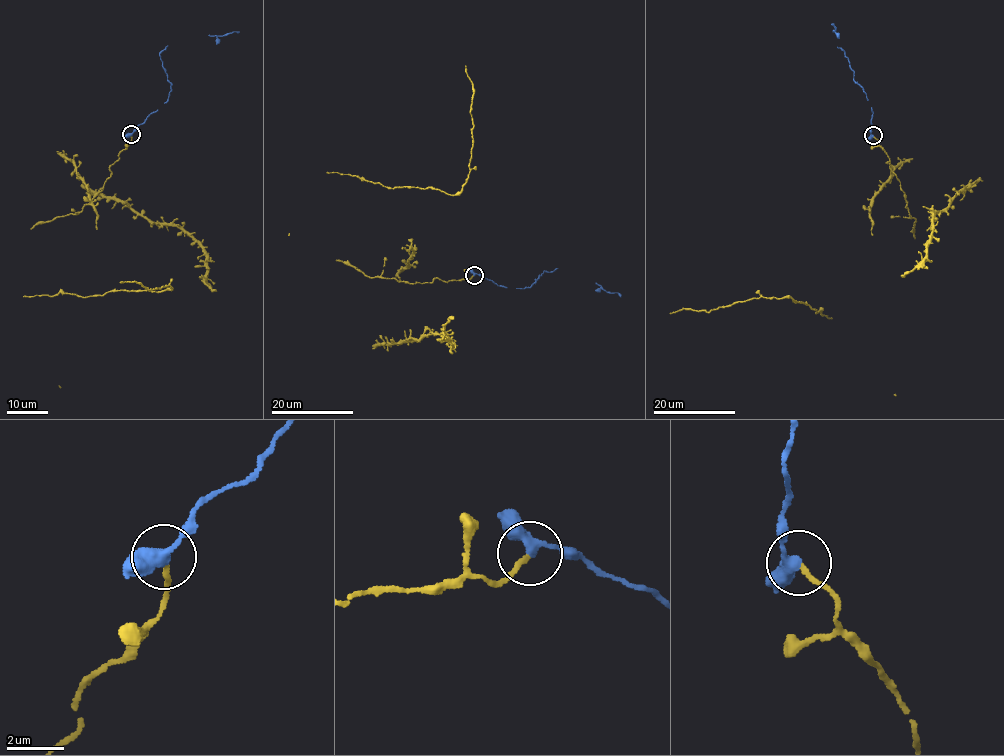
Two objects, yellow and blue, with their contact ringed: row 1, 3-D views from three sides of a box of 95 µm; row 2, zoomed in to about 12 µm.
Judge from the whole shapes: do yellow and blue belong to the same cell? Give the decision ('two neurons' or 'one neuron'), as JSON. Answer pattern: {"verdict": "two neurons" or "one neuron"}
{"verdict": "one neuron"}

